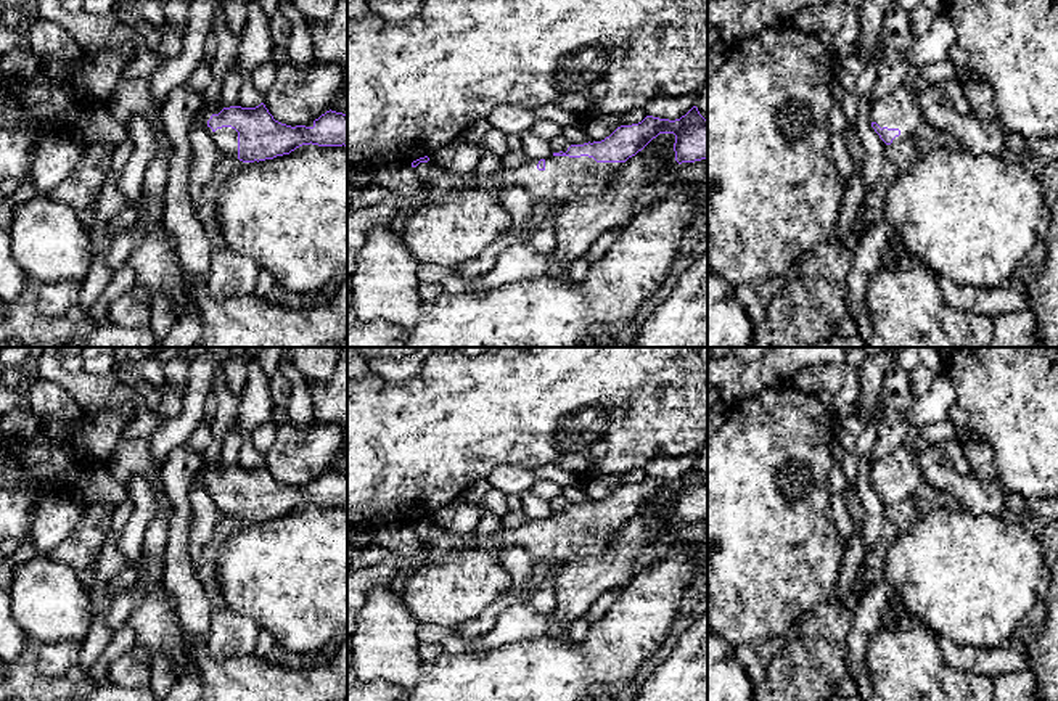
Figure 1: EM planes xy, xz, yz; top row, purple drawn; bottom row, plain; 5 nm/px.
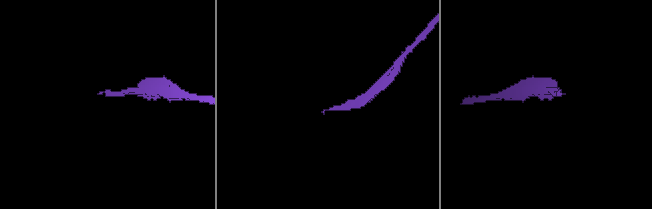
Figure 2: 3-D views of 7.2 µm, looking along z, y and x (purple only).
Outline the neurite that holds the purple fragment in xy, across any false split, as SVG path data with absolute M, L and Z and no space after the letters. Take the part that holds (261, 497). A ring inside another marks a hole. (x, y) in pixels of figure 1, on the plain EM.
M215 460L203 468L203 482L217 510L243 523L273 519L310 503L318 506L347 506L347 474L331 469L310 484L291 487L275 481L264 463L256 468L241 468L238 465L223 468L220 460Z

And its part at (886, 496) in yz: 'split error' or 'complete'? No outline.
split error

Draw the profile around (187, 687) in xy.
M193 662L180 669L164 701L199 701L203 682Z

